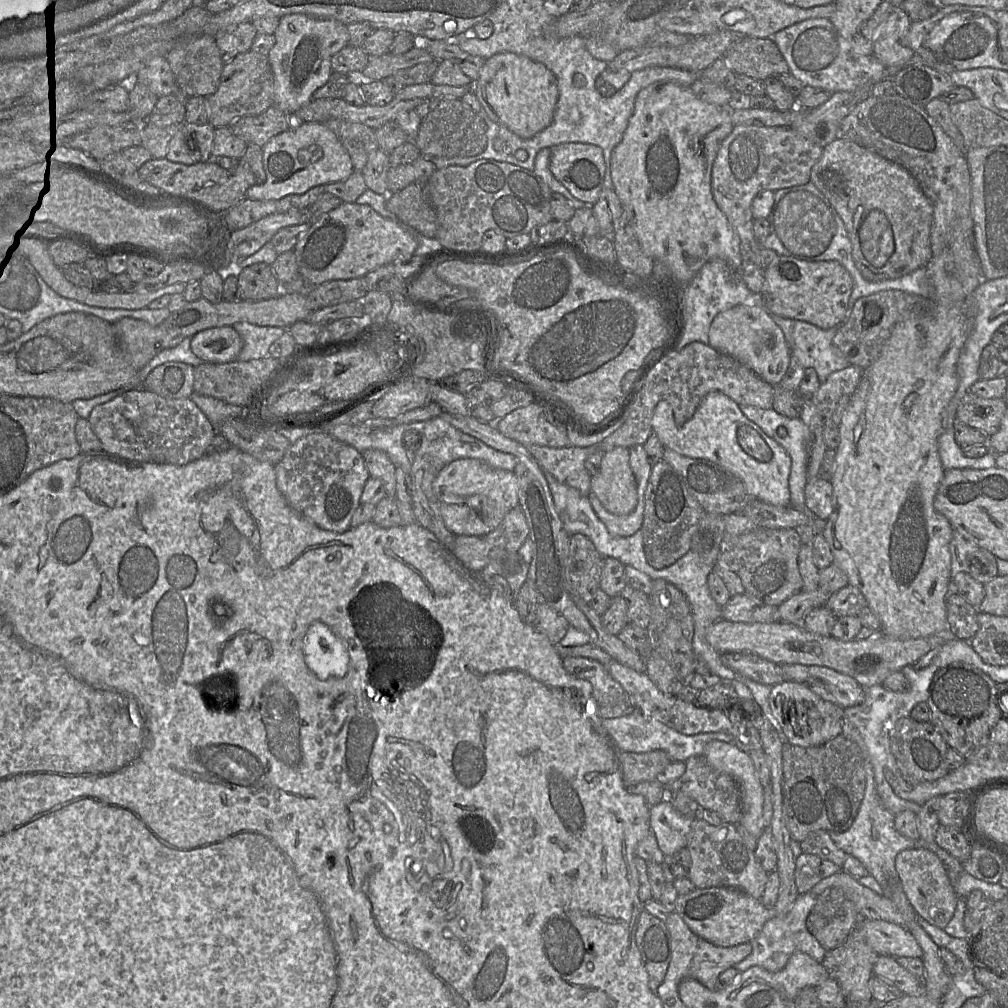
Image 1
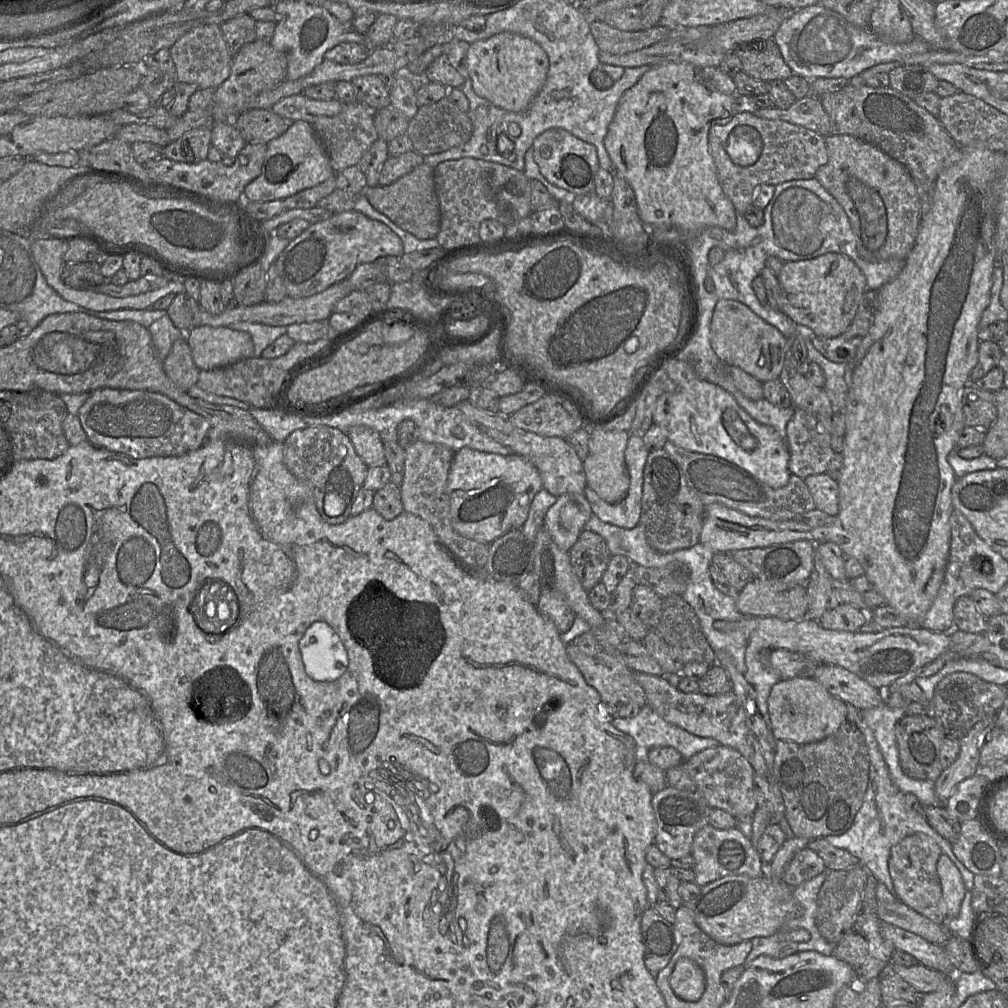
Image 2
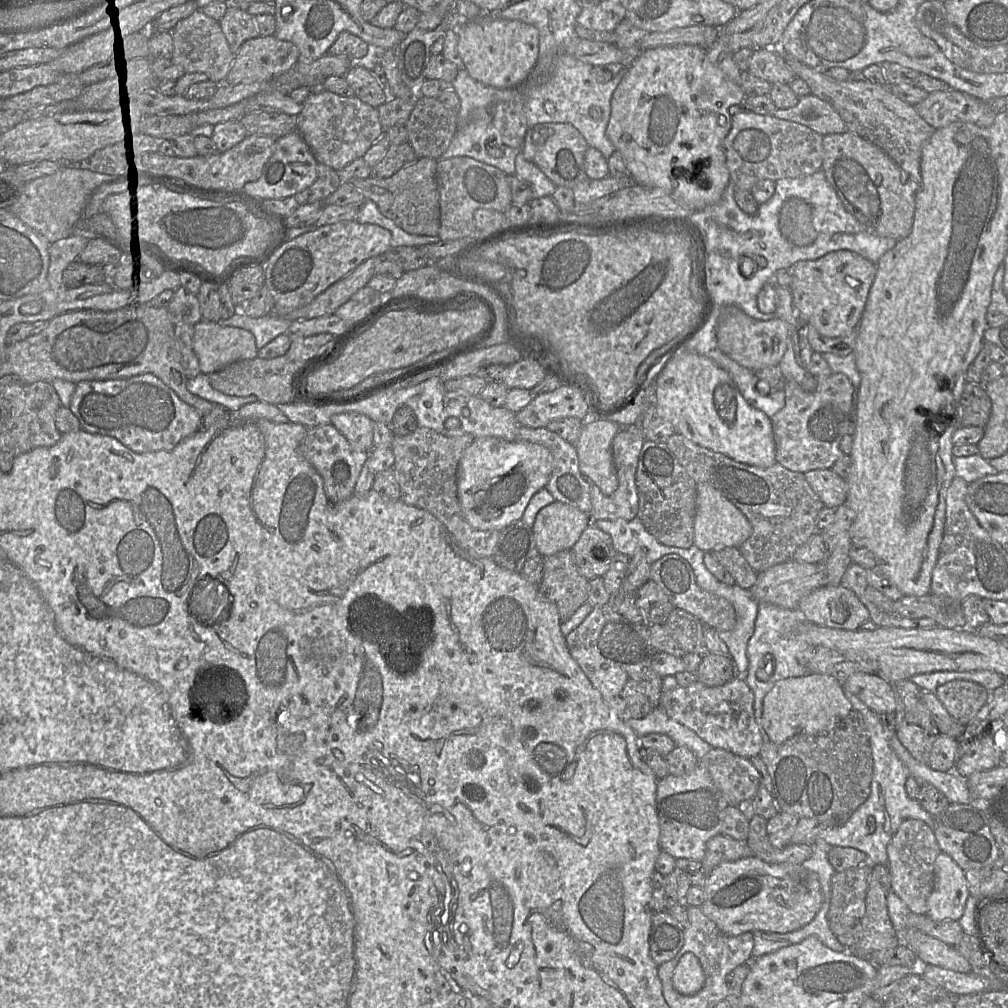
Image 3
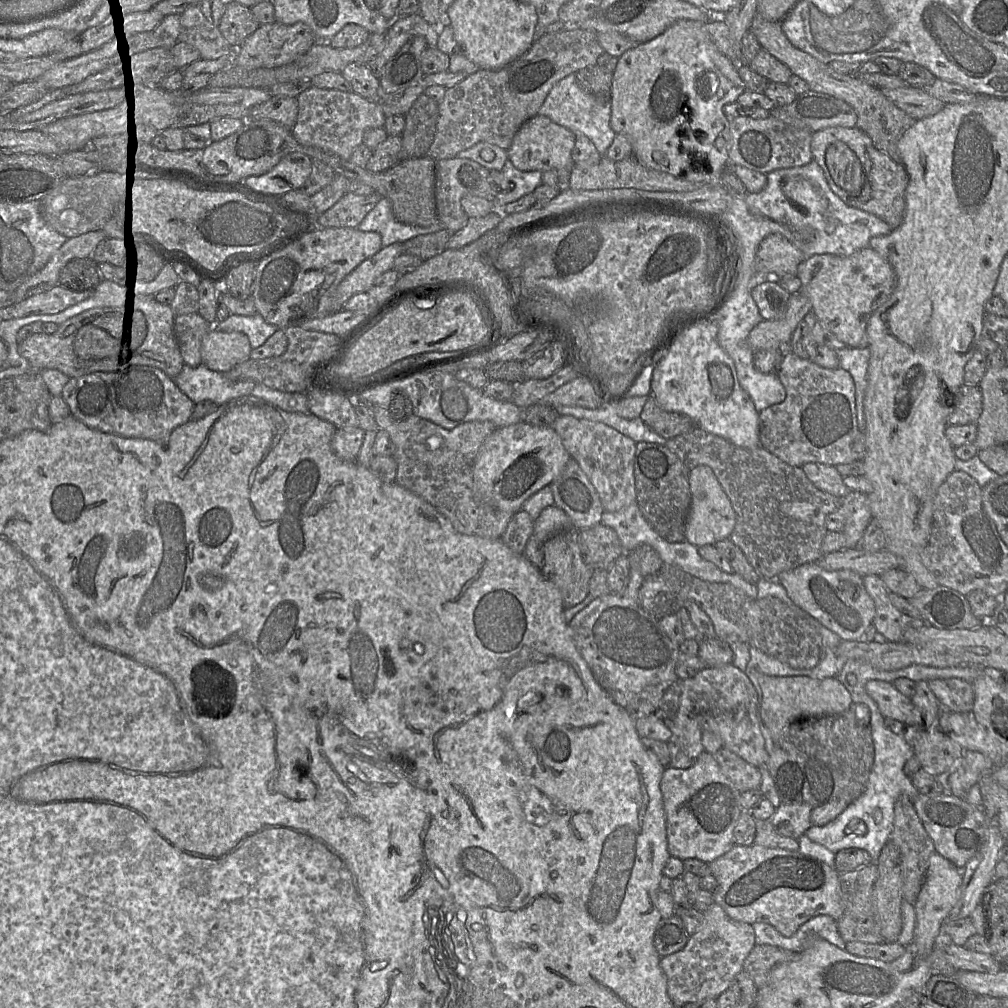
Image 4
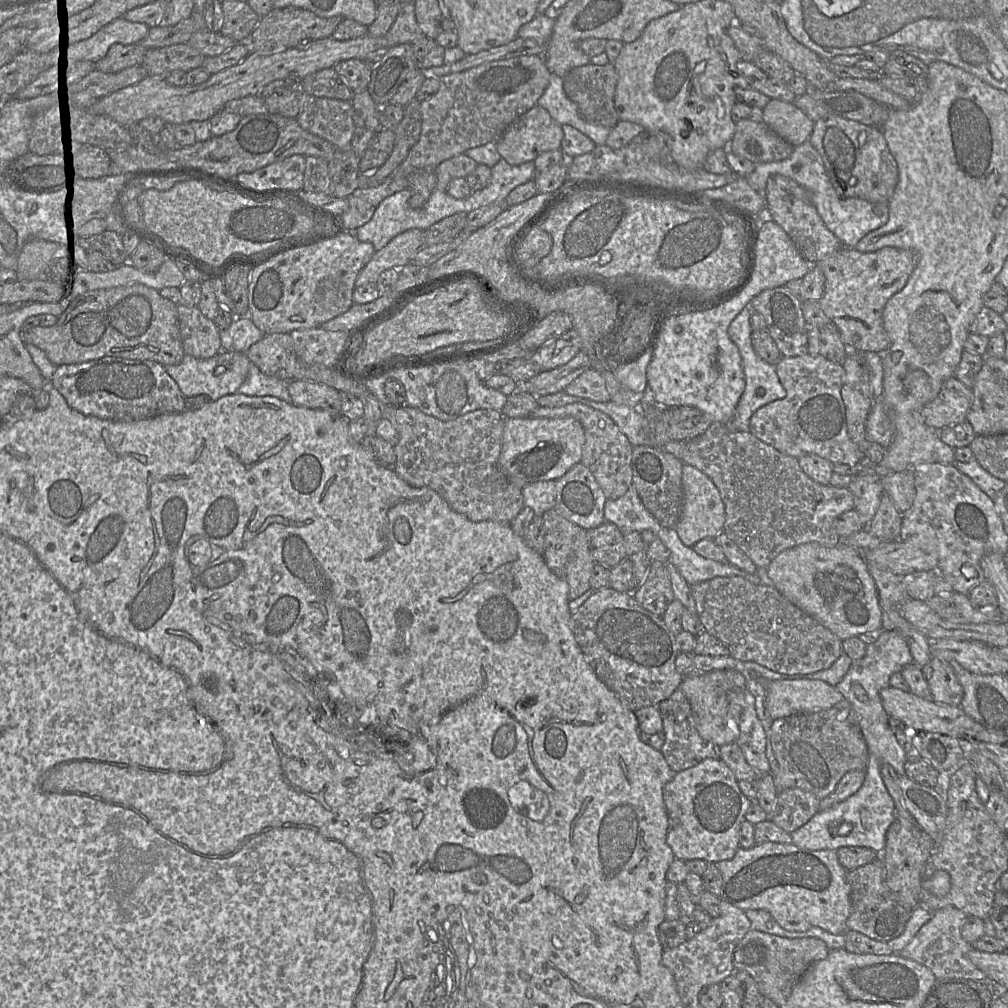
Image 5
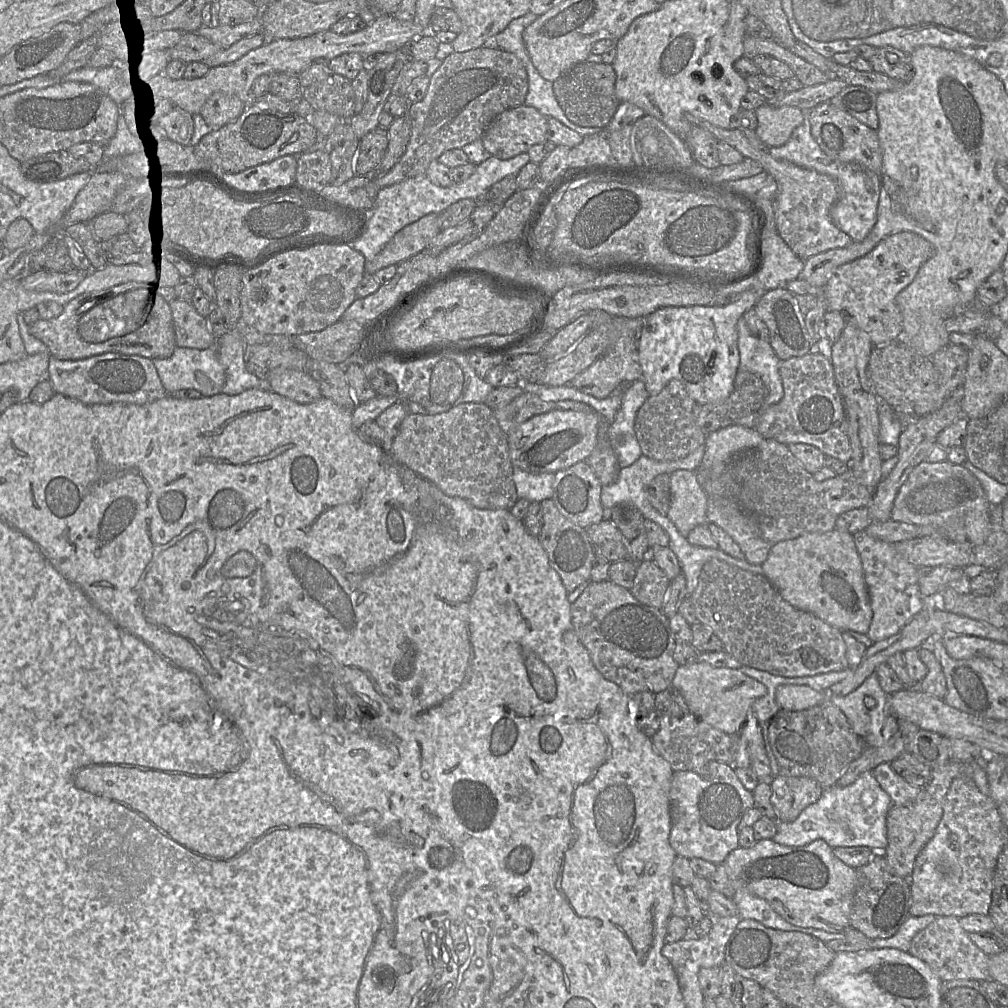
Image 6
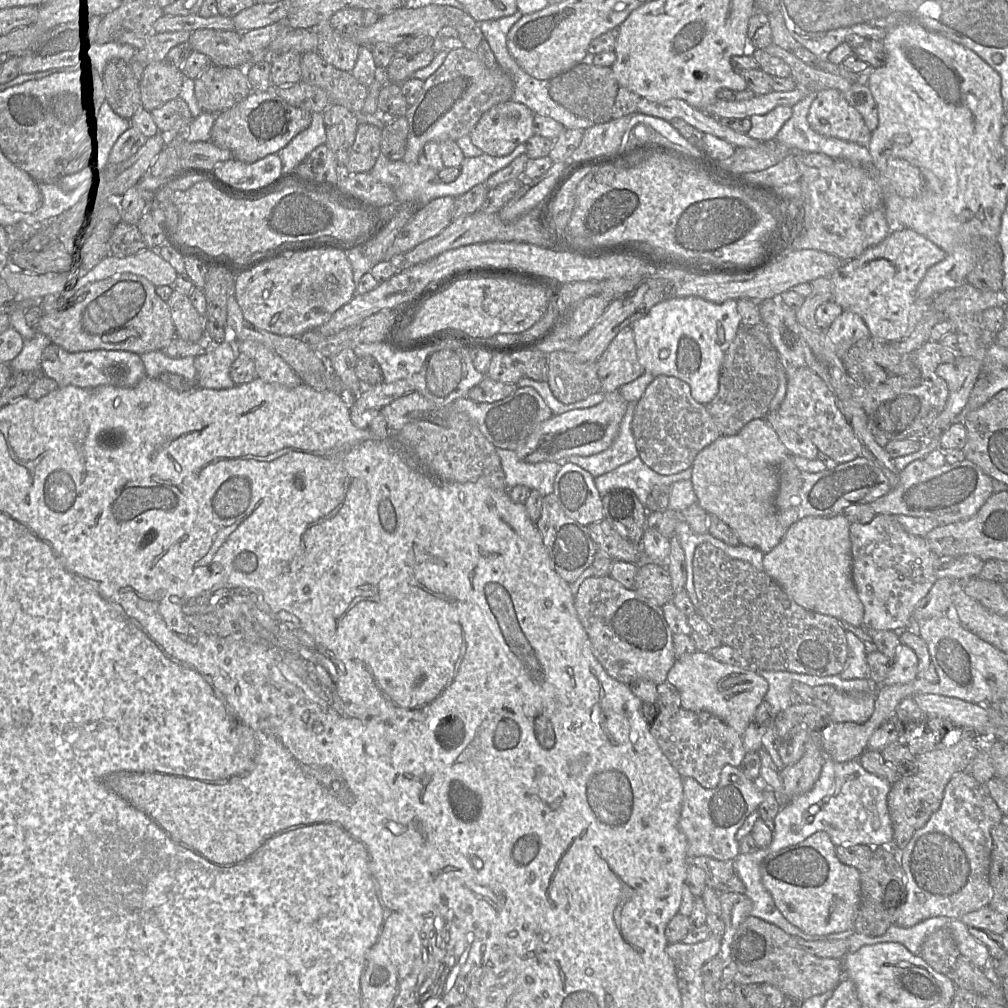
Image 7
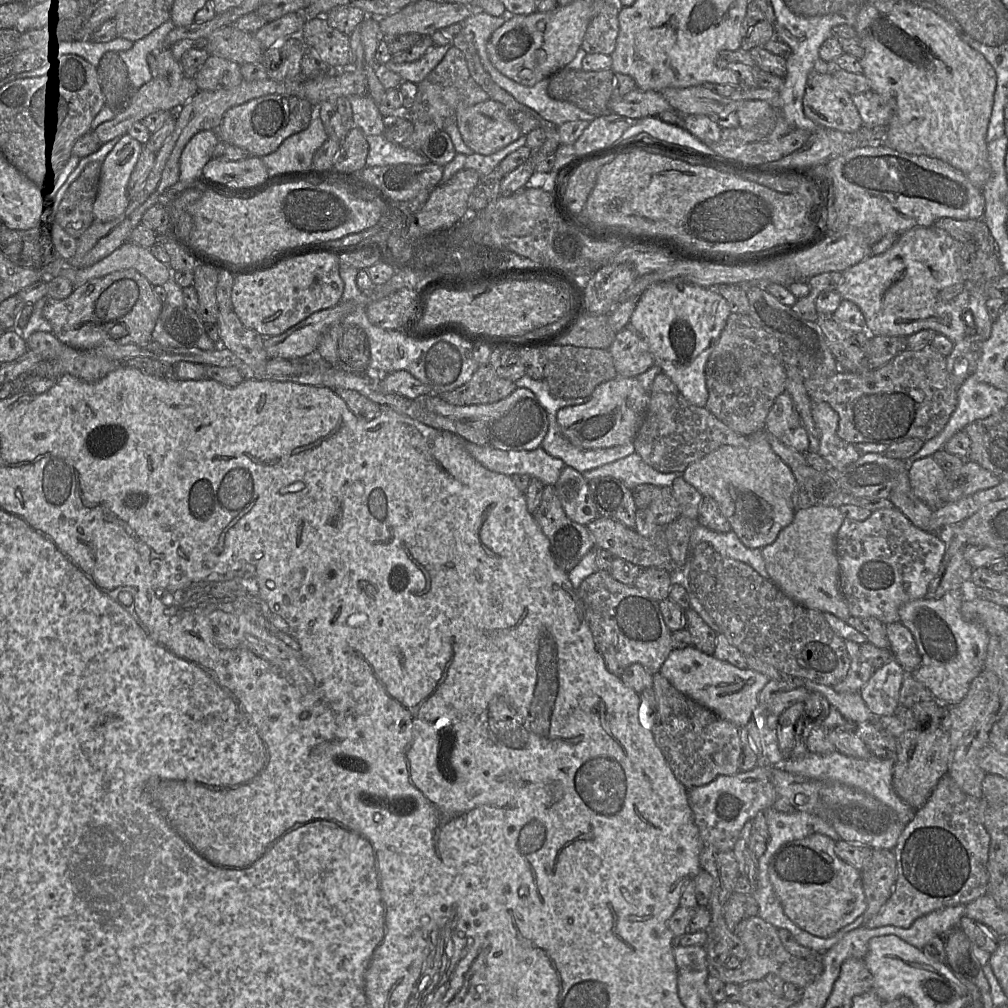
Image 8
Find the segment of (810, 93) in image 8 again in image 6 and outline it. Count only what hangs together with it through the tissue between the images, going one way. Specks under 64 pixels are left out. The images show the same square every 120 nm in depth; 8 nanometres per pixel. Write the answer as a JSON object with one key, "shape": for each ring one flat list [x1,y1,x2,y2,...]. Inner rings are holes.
{"shape":[[829,101,806,112,808,112,811,124,811,134,827,155,843,163,856,163,878,175,880,174,883,154,876,130,869,128,847,112,838,109]]}

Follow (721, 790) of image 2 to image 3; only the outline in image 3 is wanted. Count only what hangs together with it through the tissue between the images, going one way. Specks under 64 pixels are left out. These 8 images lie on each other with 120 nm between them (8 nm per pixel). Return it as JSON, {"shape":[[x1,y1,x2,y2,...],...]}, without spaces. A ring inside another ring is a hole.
{"shape":[[713,748,697,763,709,772,729,806,753,799,760,786,760,773,750,759]]}

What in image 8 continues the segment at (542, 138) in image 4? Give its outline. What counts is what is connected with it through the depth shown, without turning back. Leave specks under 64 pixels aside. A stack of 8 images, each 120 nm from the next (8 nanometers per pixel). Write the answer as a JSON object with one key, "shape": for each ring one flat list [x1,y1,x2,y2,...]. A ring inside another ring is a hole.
{"shape":[[491,99,457,109,455,123,464,143,474,153,485,156,496,153,522,135,507,108]]}

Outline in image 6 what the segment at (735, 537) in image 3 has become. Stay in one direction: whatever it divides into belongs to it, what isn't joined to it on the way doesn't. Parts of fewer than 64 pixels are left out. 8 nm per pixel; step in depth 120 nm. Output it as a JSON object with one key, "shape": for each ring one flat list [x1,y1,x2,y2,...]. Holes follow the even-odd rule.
{"shape":[[677,470,670,474,670,478,670,509,667,517,687,538,696,526,708,524,708,496,698,482,696,471]]}

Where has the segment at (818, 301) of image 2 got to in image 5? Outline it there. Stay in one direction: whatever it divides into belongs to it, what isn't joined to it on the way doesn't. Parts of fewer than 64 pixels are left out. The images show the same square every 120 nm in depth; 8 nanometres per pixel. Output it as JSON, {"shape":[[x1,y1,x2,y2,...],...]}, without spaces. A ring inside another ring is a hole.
{"shape":[[884,247,875,252,860,252,854,248,841,248,816,265,825,275,824,292,819,300,825,315,837,327,842,342,851,352,882,352,889,346,889,337,884,329,882,312,885,304,908,282,916,264,918,255,913,250]]}

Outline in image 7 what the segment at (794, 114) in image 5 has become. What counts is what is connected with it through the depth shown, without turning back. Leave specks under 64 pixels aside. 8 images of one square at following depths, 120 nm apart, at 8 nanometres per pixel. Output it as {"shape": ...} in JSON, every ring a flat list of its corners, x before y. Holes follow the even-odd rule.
{"shape":[[777,106,765,115,753,115,747,135,760,142,773,141,792,113,790,106]]}

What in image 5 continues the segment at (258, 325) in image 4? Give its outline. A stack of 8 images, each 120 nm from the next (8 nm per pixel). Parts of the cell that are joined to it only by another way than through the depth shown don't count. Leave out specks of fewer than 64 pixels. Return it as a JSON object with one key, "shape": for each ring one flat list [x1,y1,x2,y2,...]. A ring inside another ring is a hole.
{"shape":[[248,315,235,316,232,324,220,331,222,351,245,353,264,336]]}

